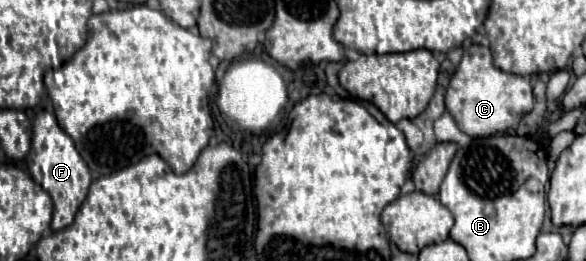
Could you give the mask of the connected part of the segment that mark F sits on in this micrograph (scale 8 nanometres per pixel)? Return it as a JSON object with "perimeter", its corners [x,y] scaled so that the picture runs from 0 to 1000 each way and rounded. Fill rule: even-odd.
{"perimeter":[[[78,429],[65,437],[65,452],[58,460],[58,513],[53,525],[48,655],[55,682],[89,751],[89,774],[92,774],[89,881],[99,889],[126,851],[126,828],[150,743],[157,674],[147,621],[126,567],[123,529],[113,506],[106,506],[106,490],[99,483],[89,437],[78,437]]]}

